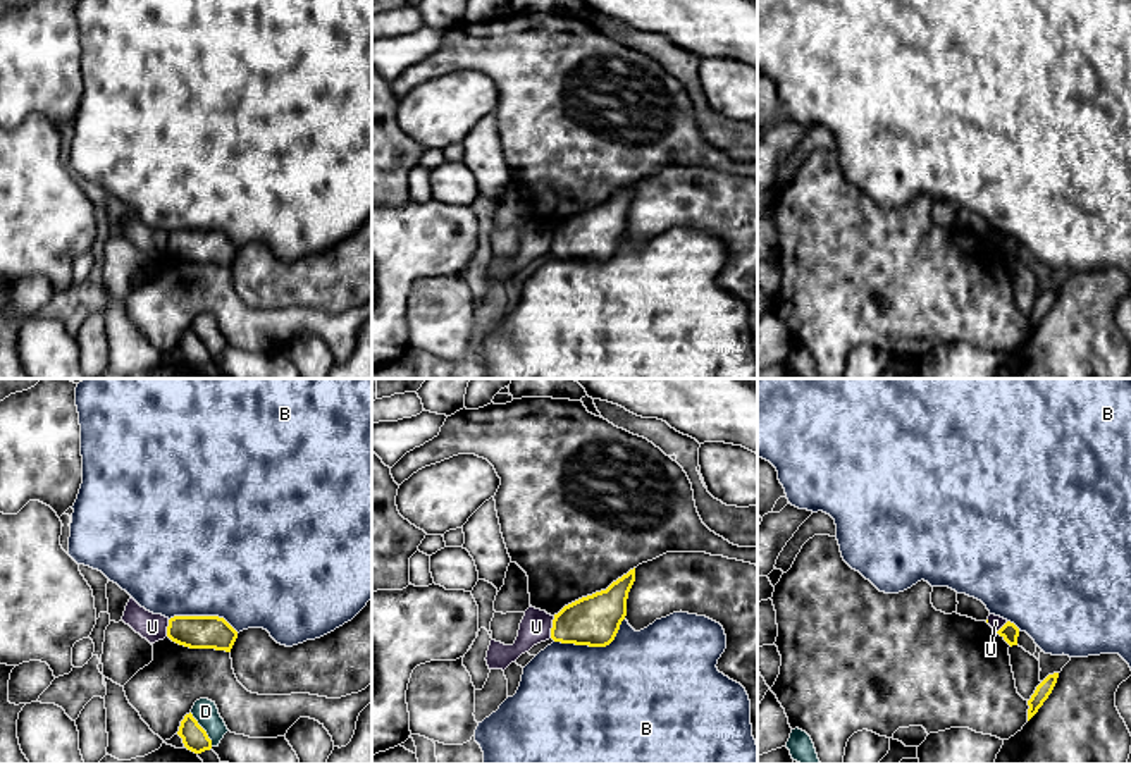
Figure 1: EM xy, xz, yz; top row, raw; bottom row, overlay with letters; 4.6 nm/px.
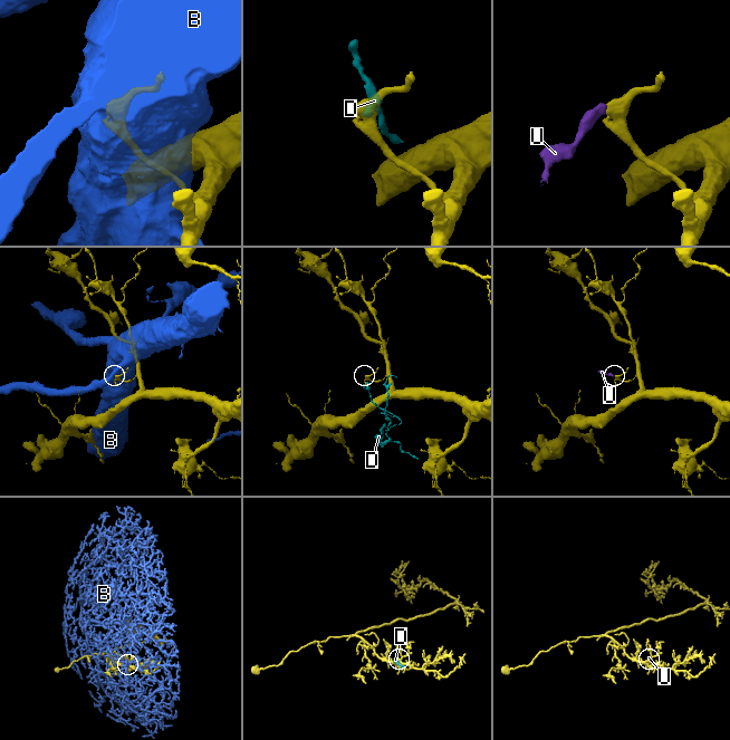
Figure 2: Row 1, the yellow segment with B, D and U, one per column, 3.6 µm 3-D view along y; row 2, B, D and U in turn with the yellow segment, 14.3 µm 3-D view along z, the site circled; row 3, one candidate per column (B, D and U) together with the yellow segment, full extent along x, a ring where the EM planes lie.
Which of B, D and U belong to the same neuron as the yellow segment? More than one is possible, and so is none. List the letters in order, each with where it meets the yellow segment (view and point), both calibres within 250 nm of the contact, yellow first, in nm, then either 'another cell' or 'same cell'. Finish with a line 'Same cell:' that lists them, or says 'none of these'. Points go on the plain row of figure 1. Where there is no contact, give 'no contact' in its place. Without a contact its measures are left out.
B: xz (594, 260) | 240/500 nm | another cell
D: xy (203, 345) | 120/120 nm | another cell
U: xz (553, 241) | 240/140 nm | another cell
Same cell: none of these

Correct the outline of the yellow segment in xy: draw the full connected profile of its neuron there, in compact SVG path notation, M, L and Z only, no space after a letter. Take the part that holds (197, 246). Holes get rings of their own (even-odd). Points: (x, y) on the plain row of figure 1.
M174 231L167 251L189 263L215 263L231 267L238 246L219 231Z

